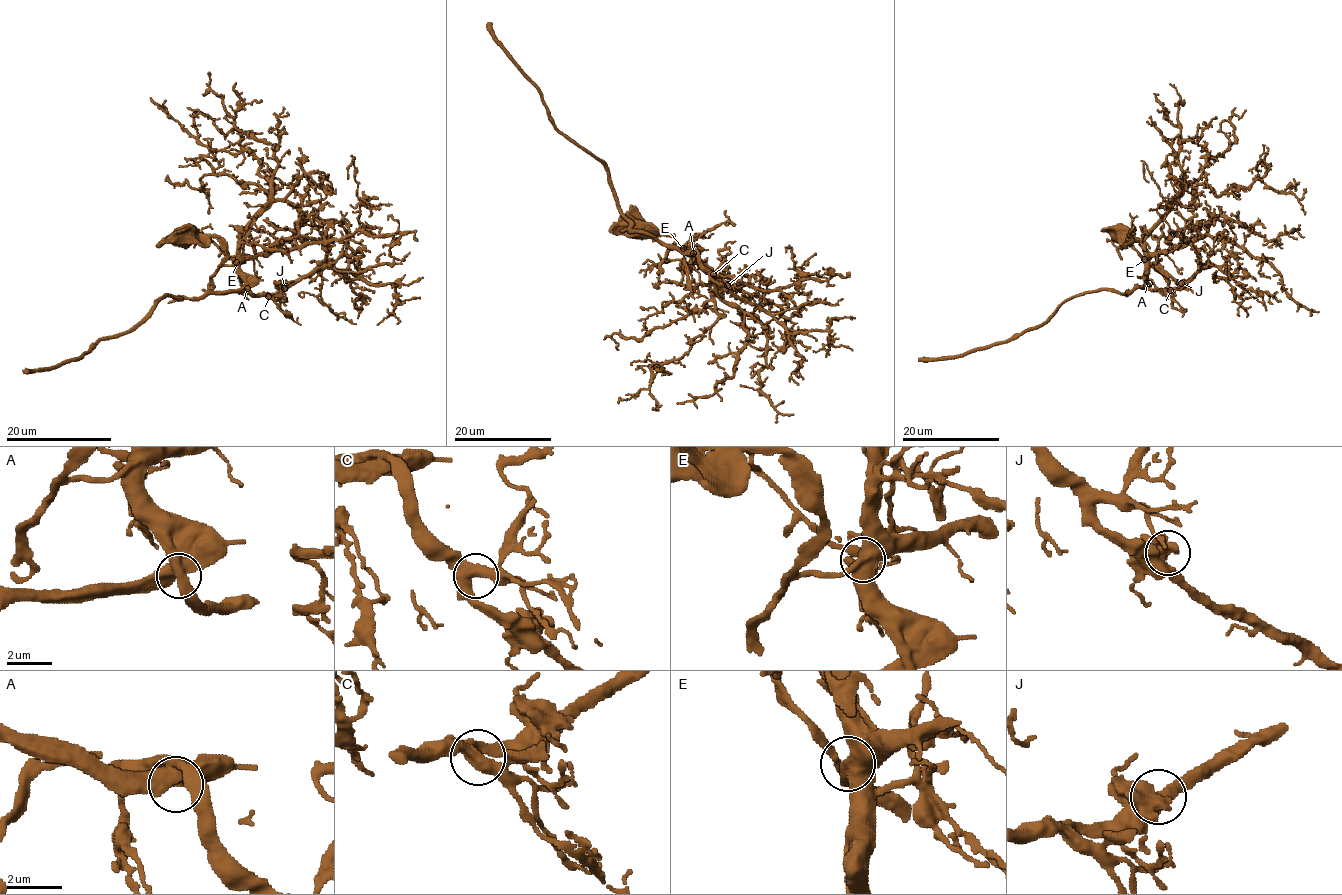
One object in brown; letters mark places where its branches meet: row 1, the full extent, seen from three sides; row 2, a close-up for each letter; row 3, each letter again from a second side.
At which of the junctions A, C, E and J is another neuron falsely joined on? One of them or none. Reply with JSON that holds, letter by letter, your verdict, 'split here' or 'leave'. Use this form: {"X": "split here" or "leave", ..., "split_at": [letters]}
{"A": "leave", "C": "leave", "E": "leave", "J": "leave", "split_at": []}

